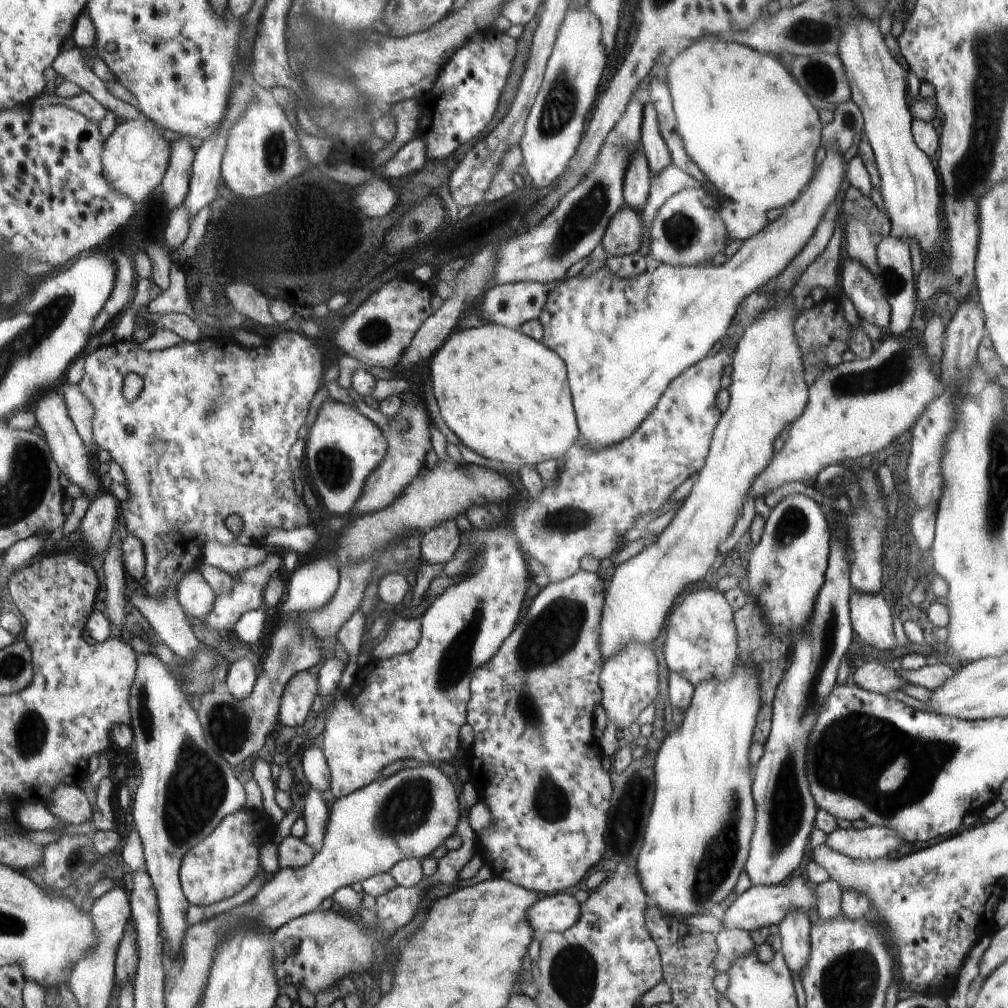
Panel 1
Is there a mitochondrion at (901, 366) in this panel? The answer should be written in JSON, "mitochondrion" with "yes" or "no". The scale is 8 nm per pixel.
{"mitochondrion":"yes"}

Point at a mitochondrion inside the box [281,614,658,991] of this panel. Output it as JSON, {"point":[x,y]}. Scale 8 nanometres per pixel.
{"point":[407,806]}

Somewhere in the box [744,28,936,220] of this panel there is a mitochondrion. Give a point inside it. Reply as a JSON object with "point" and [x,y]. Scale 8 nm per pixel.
{"point":[819,74]}

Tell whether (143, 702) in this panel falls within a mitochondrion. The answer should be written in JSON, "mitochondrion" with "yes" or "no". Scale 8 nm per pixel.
{"mitochondrion":"yes"}

